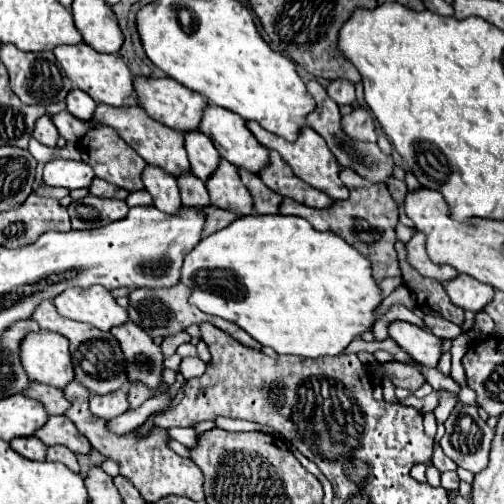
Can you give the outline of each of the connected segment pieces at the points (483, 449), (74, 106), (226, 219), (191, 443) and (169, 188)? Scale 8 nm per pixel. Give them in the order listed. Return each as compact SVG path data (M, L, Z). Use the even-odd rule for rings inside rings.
M457 401L449 419L445 421L445 435L441 449L459 467L479 473L489 463L489 451L493 441L493 429L479 417L475 405L463 405Z
M73 89L69 95L67 95L67 111L73 113L73 117L81 119L81 121L91 121L93 113L95 113L95 107L91 97L87 97L87 93L79 91L79 89Z
M219 207L211 209L211 213L207 215L207 225L203 225L203 237L209 237L211 233L227 227L227 225L229 225L231 221L235 221L235 219L237 219L235 213L229 213L229 211L219 209Z
M181 427L169 429L169 435L171 435L171 439L179 441L179 443L181 443L181 445L185 445L187 449L193 449L193 447L197 445L199 437L201 437L195 429L181 429Z
M147 165L145 171L143 171L143 183L145 183L145 189L153 197L153 205L159 207L159 211L175 213L175 209L179 209L181 197L179 197L179 189L177 189L177 179L175 177L167 175L159 167Z

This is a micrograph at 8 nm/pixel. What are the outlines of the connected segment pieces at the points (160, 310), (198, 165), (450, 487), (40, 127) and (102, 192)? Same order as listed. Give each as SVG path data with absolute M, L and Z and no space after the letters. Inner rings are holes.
M177 283L175 287L169 287L169 289L133 289L131 295L129 295L129 309L127 309L129 319L135 325L139 325L151 337L157 337L157 335L167 337L167 335L185 331L193 323L209 321L215 327L229 333L231 337L235 337L239 343L243 343L247 347L253 347L253 349L261 349L261 345L255 339L251 339L247 333L243 333L243 329L239 329L237 325L231 325L229 321L223 321L219 317L213 317L213 315L207 315L207 313L199 311L195 305L189 303L189 295L191 295L191 289L187 289L187 285L183 285L183 283Z
M185 133L185 149L189 153L193 175L201 181L207 181L207 177L215 173L221 161L221 155L211 143L211 139L203 133Z
M445 471L445 473L441 475L441 487L455 495L455 489L459 487L459 477L457 477L457 473L455 473L455 471Z
M49 115L39 117L39 121L35 123L35 129L33 129L33 137L35 137L39 143L47 145L47 147L55 147L55 145L57 145L59 133L57 133L57 129L55 129L55 125L53 125L53 121L51 121Z
M93 179L89 193L97 195L97 197L111 197L111 199L127 199L127 195L129 195L125 189L119 189L103 179Z

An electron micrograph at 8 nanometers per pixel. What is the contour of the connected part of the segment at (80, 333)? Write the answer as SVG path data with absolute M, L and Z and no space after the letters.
M43 301L35 309L33 319L39 323L39 327L43 331L53 331L53 333L59 333L69 339L69 351L71 351L73 367L75 367L75 379L79 383L83 383L89 391L93 391L97 395L107 395L107 393L121 389L123 385L127 389L129 383L127 383L127 375L125 375L125 359L123 359L117 339L109 331L101 331L89 323L79 323L79 321L61 317L51 301Z

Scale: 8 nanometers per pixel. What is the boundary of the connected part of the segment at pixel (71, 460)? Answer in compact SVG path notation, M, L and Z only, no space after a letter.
M55 445L55 447L49 447L47 449L47 461L61 461L71 471L75 471L75 473L79 471L79 463L77 463L75 453L71 453L67 447L61 447L61 445Z

